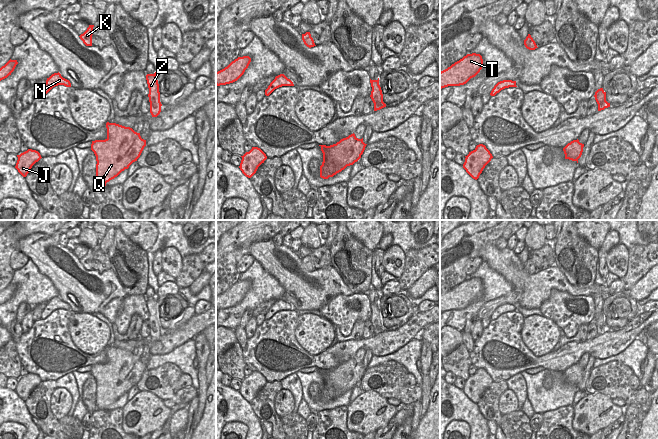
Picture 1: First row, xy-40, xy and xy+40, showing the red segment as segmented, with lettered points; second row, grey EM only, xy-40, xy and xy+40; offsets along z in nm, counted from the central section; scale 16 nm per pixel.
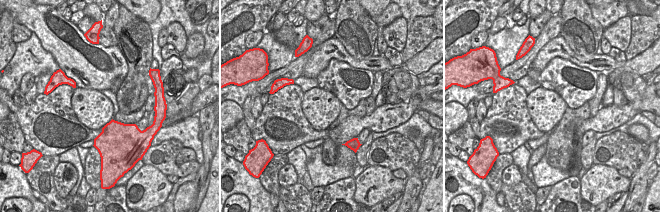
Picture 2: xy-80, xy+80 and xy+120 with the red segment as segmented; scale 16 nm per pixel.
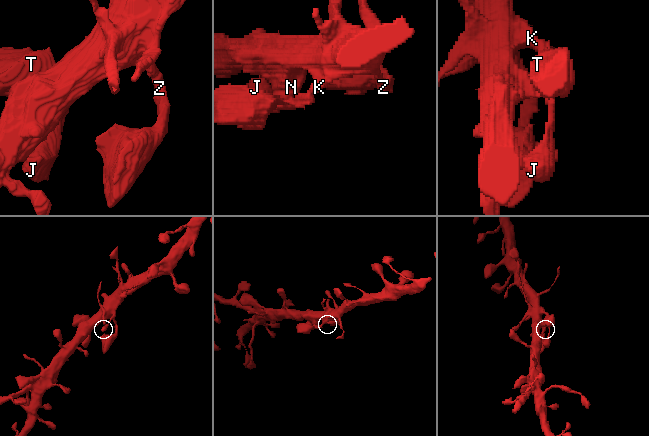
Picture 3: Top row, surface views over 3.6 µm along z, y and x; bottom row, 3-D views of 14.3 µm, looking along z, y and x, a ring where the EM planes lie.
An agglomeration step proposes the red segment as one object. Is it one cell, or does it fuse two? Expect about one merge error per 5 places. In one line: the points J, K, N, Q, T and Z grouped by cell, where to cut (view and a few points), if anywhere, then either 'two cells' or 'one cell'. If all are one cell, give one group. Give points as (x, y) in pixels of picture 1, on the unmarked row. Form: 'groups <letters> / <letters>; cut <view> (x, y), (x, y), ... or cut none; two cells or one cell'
groups J K N Q T Z; cut none; one cell

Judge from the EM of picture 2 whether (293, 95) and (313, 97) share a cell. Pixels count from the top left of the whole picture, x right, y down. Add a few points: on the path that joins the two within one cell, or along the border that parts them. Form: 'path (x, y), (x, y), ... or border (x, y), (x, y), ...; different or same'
border (303, 93), (301, 108), (303, 115), (307, 119); different

